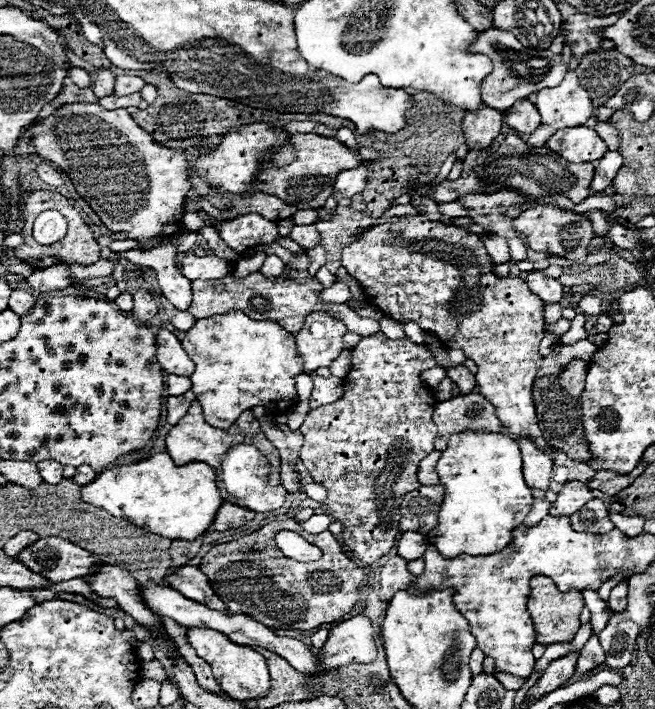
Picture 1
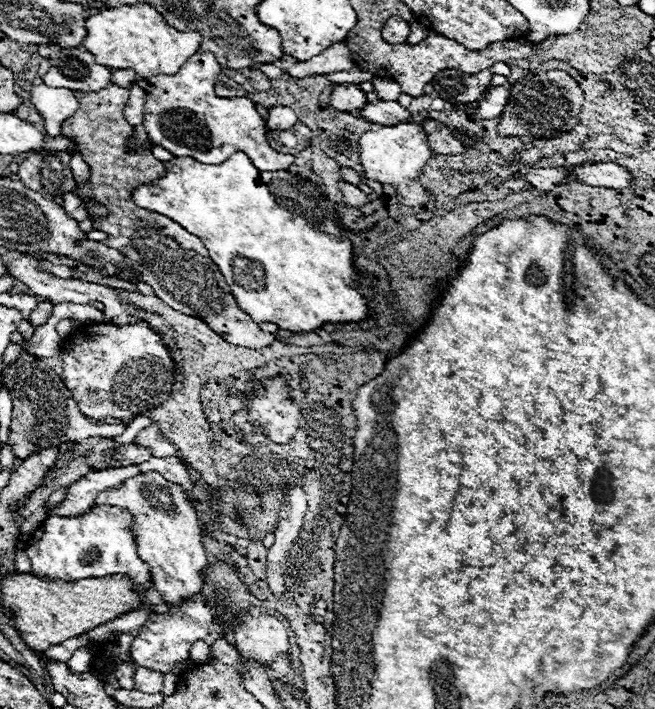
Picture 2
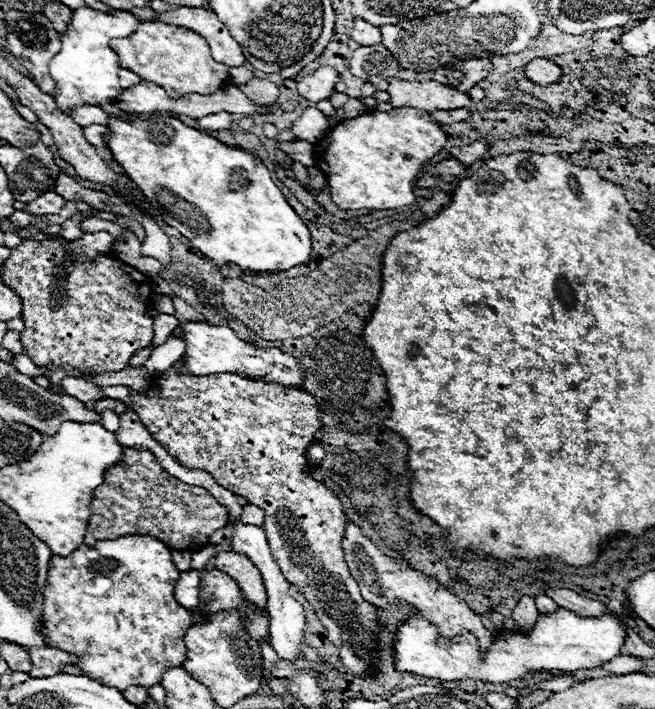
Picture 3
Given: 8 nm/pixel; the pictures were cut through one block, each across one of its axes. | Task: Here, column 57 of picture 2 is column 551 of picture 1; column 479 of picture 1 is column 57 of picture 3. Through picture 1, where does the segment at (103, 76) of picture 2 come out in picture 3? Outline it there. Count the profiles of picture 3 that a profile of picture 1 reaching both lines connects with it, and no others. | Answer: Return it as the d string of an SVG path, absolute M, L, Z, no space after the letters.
M8 10L6 12L6 40L8 40L8 46L6 50L14 56L14 58L20 58L22 66L34 76L34 82L36 86L46 92L46 94L54 94L56 90L56 82L50 78L48 74L48 64L50 60L60 52L60 36L58 32L52 28L50 20L40 14L40 12L20 12L20 10Z

